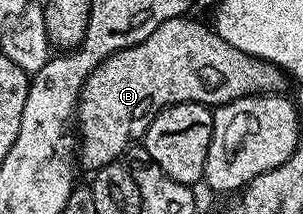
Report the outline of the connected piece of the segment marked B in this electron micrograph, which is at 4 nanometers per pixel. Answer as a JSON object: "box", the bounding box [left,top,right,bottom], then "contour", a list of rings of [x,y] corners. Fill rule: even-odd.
{"box":[78,16,286,171],"contour":[[[191,16],[175,17],[162,23],[142,43],[134,47],[120,49],[110,55],[84,80],[78,106],[78,125],[80,121],[80,161],[89,171],[95,171],[119,162],[127,154],[133,143],[139,142],[144,133],[154,123],[154,119],[164,109],[193,101],[195,105],[219,107],[236,101],[240,97],[272,95],[286,82],[284,70],[257,57],[246,55],[226,43],[216,31],[200,21],[191,21]]]}

